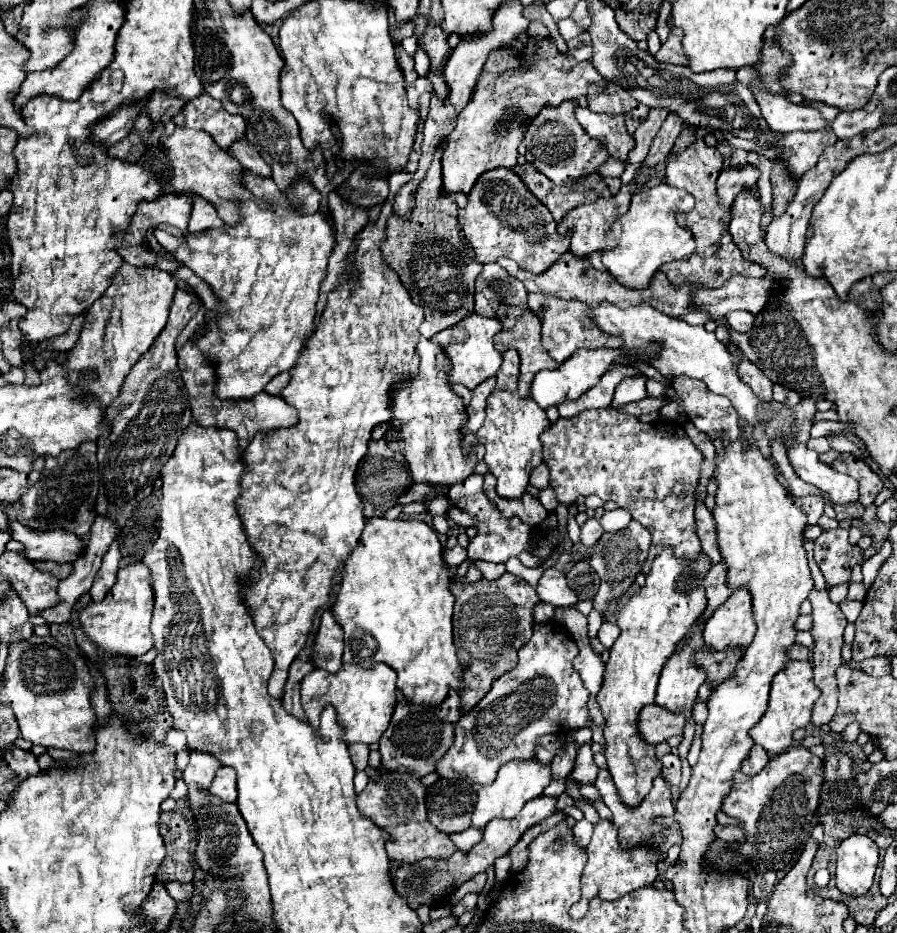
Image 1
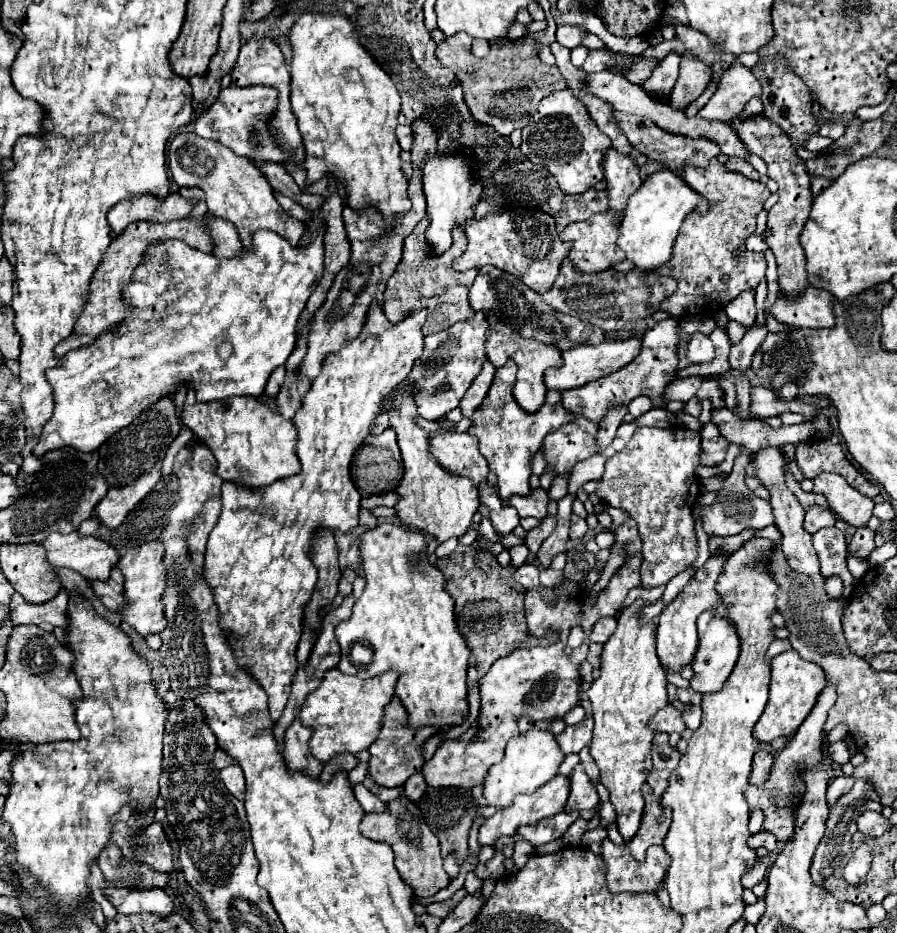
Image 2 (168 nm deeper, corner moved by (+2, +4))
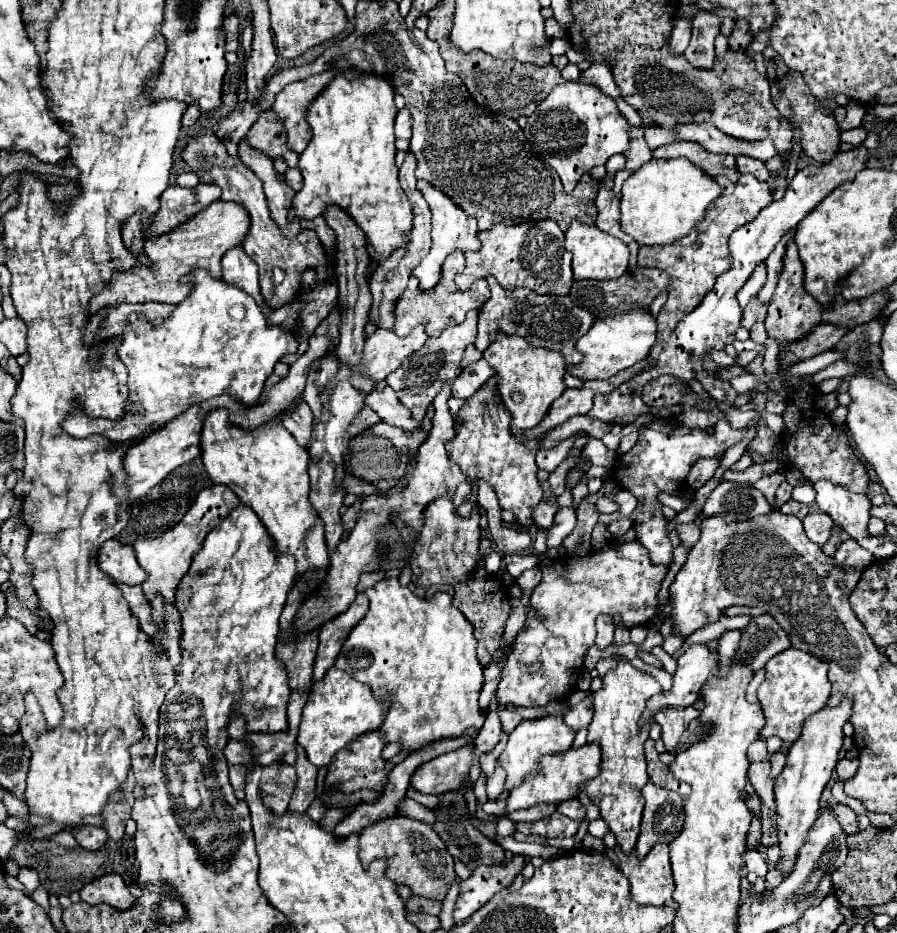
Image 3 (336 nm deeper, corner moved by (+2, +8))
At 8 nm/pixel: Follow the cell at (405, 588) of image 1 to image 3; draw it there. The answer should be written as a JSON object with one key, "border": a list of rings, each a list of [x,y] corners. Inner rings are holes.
{"border":[[[384,577],[382,581],[378,581],[374,587],[368,587],[366,591],[366,597],[370,601],[370,607],[368,607],[368,613],[358,621],[358,625],[350,631],[346,643],[344,643],[344,649],[340,651],[338,659],[336,659],[336,667],[344,669],[346,673],[350,673],[356,681],[362,681],[366,685],[372,687],[372,691],[378,695],[378,699],[388,699],[390,701],[390,709],[384,717],[384,723],[382,723],[382,733],[388,737],[386,743],[390,741],[400,741],[402,743],[402,749],[408,749],[408,751],[418,751],[422,749],[424,745],[432,743],[432,741],[438,741],[438,739],[444,739],[444,737],[460,737],[460,735],[466,735],[468,727],[476,727],[478,731],[482,729],[482,723],[484,723],[484,717],[482,717],[482,711],[478,707],[478,693],[482,689],[482,665],[478,663],[476,659],[476,639],[472,635],[472,625],[470,621],[460,613],[460,609],[456,609],[452,605],[452,595],[450,593],[434,593],[432,597],[418,597],[414,595],[408,587],[404,587],[398,577]]]}

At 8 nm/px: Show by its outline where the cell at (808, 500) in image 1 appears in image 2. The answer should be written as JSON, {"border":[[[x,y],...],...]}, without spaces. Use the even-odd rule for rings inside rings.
{"border":[[[810,507],[806,511],[806,519],[804,519],[804,529],[808,533],[816,533],[818,529],[824,529],[824,527],[832,527],[836,523],[836,515],[830,511],[830,509],[824,509],[824,507]]]}

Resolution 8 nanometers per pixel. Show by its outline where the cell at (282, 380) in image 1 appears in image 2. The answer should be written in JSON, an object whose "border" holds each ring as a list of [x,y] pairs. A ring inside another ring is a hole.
{"border":[[[280,365],[280,367],[274,369],[274,373],[270,375],[268,385],[266,385],[266,395],[272,395],[272,397],[278,395],[278,391],[280,391],[280,387],[284,383],[284,375],[286,375],[286,367],[284,365]]]}

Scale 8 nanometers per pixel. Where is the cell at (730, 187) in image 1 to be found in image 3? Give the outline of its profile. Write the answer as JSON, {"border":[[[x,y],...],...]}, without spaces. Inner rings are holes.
{"border":[[[740,155],[740,157],[736,157],[736,167],[738,167],[740,173],[750,173],[760,181],[766,181],[770,177],[770,171],[764,167],[764,163],[760,159]]]}

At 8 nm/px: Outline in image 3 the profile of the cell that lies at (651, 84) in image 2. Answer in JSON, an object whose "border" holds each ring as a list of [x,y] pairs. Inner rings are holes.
{"border":[[[678,17],[678,23],[672,29],[672,37],[670,37],[670,53],[678,55],[688,47],[690,41],[690,23],[686,23],[682,17]]]}

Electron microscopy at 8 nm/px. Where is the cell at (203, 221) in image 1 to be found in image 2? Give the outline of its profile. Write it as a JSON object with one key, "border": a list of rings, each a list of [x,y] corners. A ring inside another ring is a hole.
{"border":[[[212,217],[210,231],[212,231],[212,239],[216,243],[216,247],[214,247],[216,257],[236,257],[236,253],[240,253],[240,249],[244,249],[236,227],[230,225],[228,221]]]}

